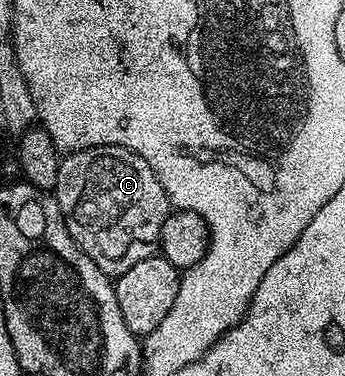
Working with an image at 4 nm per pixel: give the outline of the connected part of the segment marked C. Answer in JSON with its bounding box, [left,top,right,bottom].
[54,146,170,278]

